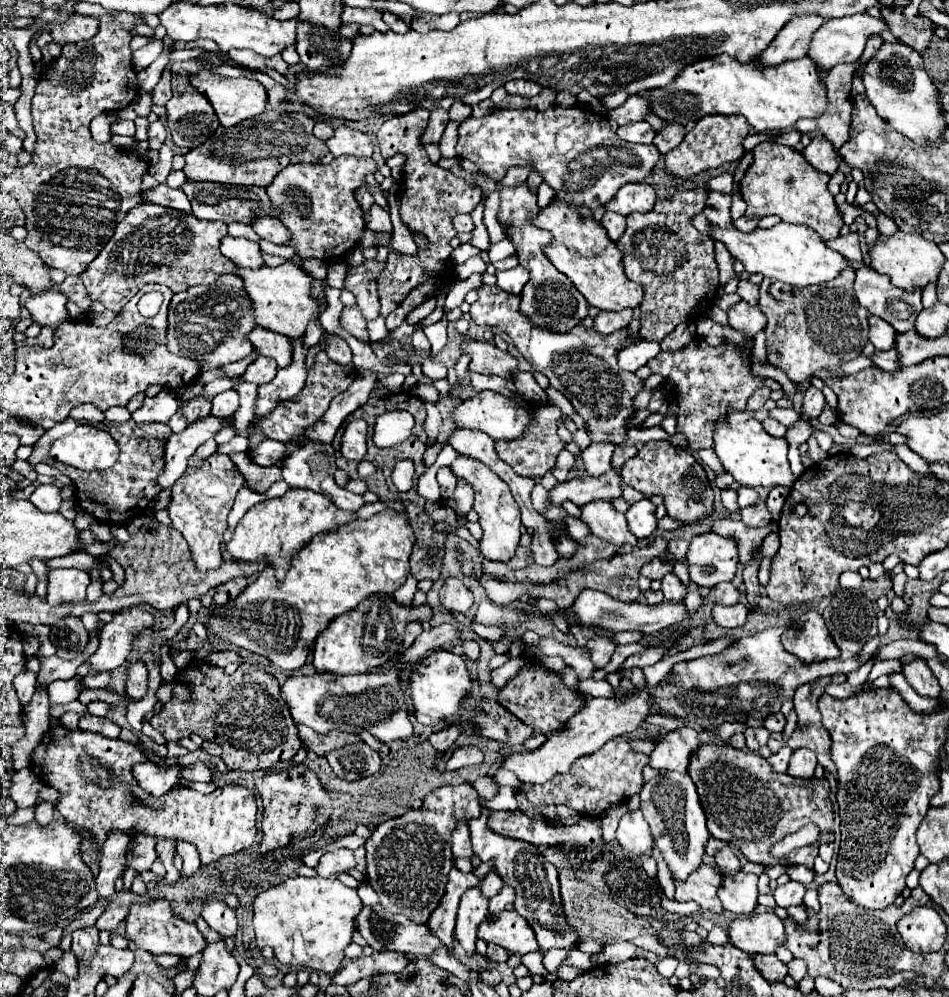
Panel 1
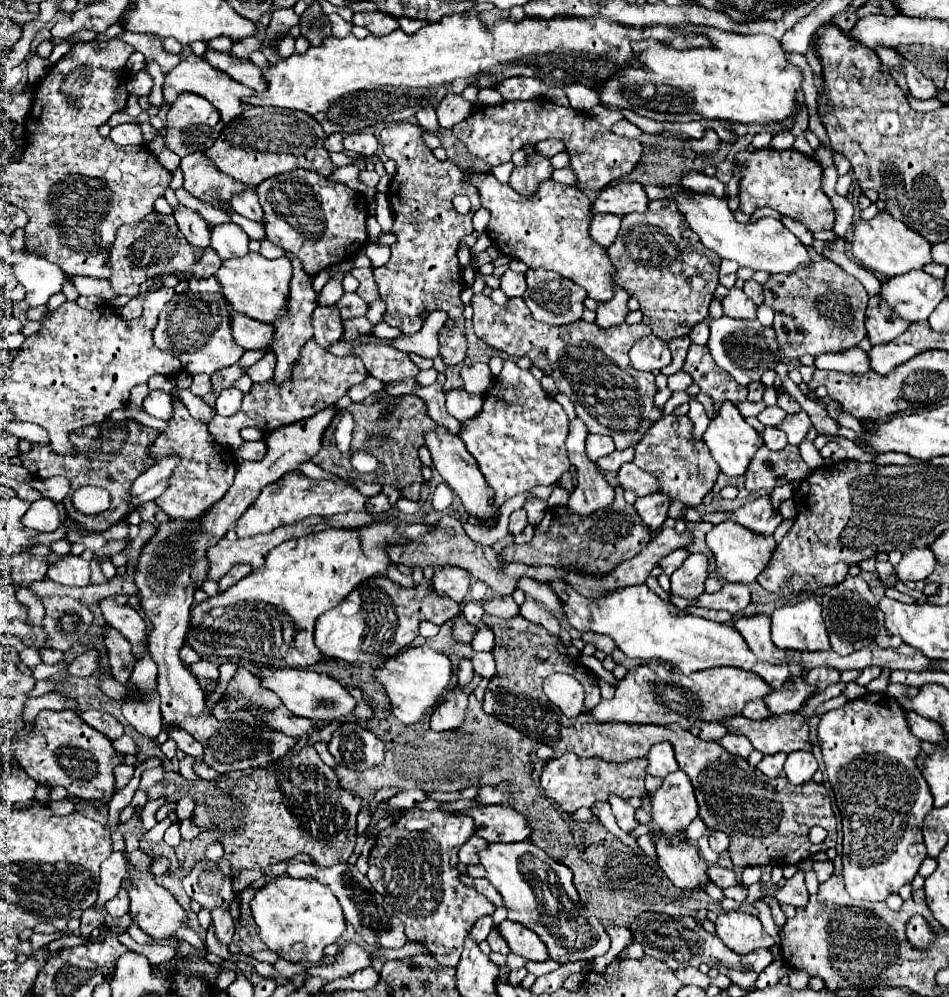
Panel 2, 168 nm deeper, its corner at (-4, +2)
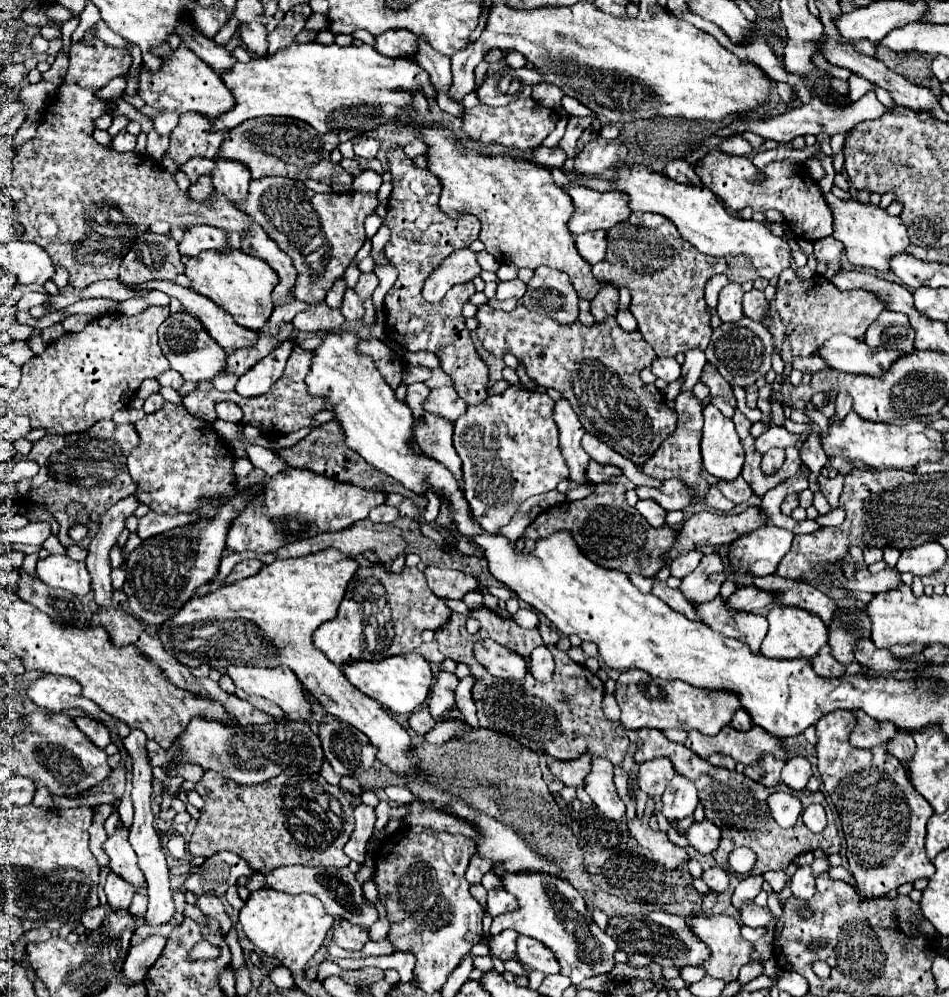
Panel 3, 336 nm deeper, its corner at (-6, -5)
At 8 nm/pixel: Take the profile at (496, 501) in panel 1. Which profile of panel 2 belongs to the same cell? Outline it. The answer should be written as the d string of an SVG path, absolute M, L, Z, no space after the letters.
M438 426L436 430L430 430L424 434L424 444L426 448L430 450L430 456L432 456L432 462L438 470L438 474L444 478L444 482L454 490L454 494L462 500L464 508L478 516L478 518L488 518L496 512L496 508L492 506L492 490L490 486L486 484L482 472L478 470L478 464L476 460L468 454L466 446L462 444L462 440L454 434L450 434L446 428Z

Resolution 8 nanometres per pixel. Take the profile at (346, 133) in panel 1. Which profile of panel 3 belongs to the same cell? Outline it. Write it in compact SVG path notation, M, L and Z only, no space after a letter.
M360 139L360 141L354 145L354 153L356 153L356 157L366 157L366 159L370 159L370 157L376 157L378 147L380 147L380 143L378 143L376 139Z

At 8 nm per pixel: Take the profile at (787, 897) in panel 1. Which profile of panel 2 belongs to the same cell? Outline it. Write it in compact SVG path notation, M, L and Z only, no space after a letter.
M796 872L778 892L774 892L774 898L778 902L784 902L784 904L792 904L792 906L806 906L806 900L808 900L808 890L806 890L806 884L804 884L804 872Z

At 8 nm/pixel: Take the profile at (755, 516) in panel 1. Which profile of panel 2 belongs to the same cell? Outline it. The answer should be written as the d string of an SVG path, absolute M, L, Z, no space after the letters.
M786 484L786 486L780 486L780 488L776 488L772 494L770 494L770 502L772 502L772 508L778 508L784 500L790 500L790 498L794 498L794 490L796 490L796 486L792 486L792 484Z

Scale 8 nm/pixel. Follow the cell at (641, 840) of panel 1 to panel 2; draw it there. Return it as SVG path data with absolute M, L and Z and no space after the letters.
M610 796L610 806L612 806L612 814L614 814L614 818L616 818L616 822L618 822L618 826L624 830L624 832L632 832L638 824L636 824L636 820L634 820L634 812L636 812L636 808L632 808L624 798L620 798L620 796Z

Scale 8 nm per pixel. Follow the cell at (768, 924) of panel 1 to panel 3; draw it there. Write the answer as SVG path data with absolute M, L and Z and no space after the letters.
M700 913L698 917L692 917L690 927L694 931L696 937L700 937L704 943L708 943L712 955L708 959L708 963L704 963L702 967L706 969L708 975L722 979L722 981L732 981L738 975L738 969L746 963L750 963L750 955L754 951L754 945L746 939L742 939L740 935L740 923L734 917L728 915L704 915Z

